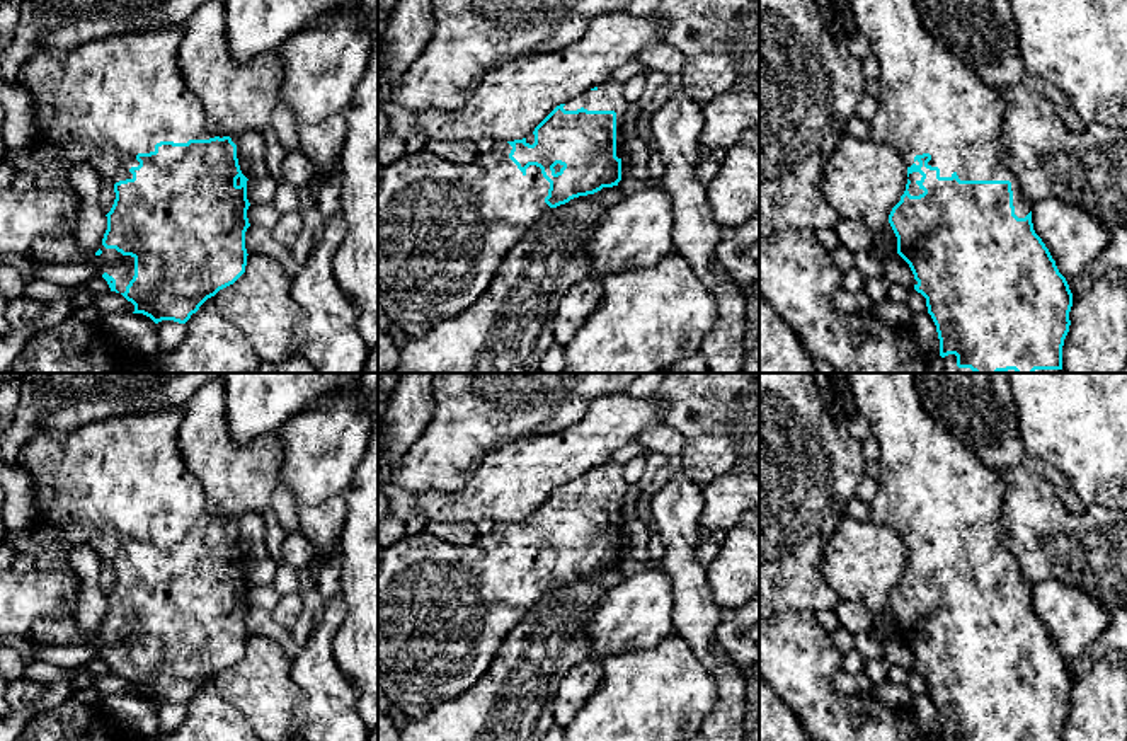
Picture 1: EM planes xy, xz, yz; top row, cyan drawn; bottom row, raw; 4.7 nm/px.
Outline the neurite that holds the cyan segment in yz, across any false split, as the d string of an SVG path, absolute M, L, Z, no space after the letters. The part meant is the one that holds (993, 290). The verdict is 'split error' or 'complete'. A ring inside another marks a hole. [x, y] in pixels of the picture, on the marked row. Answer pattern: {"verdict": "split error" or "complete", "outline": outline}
{"verdict": "split error", "outline": "M848 0L856 24L878 61L878 109L870 121L870 138L895 148L907 167L907 184L901 201L892 208L889 223L897 237L897 254L909 264L914 274L914 290L926 298L938 339L945 373L1062 373L1062 346L1069 332L1069 312L1073 293L1066 278L1059 273L1055 261L1032 223L1032 203L1023 196L1011 170L1003 164L1003 119L1006 106L998 90L986 85L962 60L938 43L923 26L914 0Z"}

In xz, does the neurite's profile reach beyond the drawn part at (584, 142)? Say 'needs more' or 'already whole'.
needs more

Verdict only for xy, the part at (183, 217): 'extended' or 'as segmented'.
extended

